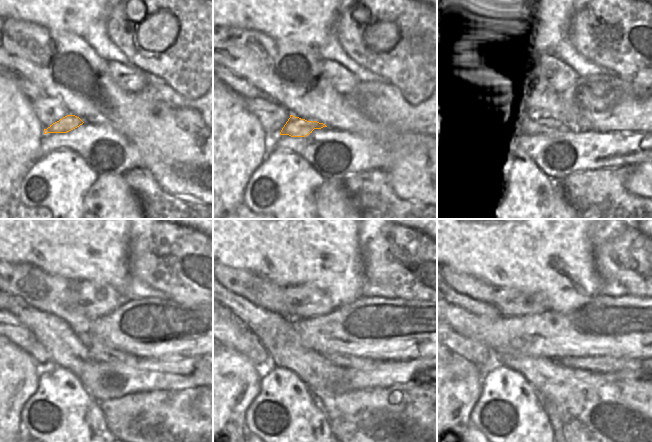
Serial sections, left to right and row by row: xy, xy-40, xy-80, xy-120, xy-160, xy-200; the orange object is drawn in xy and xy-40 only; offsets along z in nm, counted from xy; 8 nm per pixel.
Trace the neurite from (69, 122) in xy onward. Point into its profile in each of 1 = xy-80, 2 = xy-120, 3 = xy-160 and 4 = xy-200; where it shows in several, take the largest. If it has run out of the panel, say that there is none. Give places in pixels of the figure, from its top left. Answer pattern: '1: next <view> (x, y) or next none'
1: next xy-80 (533, 126)
2: next xy-120 (98, 351)
3: next xy-160 (349, 361)
4: next xy-200 (602, 365)

